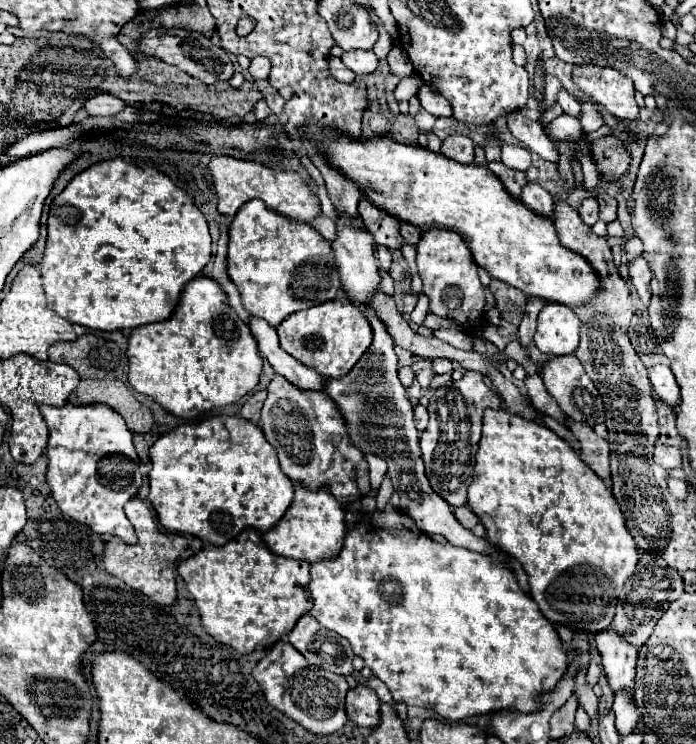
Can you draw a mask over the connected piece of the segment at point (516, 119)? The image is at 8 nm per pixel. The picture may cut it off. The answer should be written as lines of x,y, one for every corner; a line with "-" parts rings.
510,112
510,116
506,118
510,132
532,152
536,152
540,158
550,160
550,162
558,162
558,152
552,144
552,140
546,136
542,124
528,120
526,116
522,116
522,112

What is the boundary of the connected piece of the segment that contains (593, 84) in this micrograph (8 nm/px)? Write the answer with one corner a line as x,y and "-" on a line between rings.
574,66
574,82
596,104
622,120
636,120
640,108
634,100
634,84
614,68

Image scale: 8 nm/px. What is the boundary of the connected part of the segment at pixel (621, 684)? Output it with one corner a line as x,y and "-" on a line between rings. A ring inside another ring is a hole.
616,632
596,634
596,650
602,658
602,668
612,692
630,692
634,694
634,674
638,652
632,644
624,642

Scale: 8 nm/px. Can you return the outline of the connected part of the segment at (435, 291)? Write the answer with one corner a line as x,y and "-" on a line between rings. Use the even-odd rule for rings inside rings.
432,228
422,234
416,250
418,272
422,278
422,294
430,298
430,312
456,322
462,330
474,330
484,324
484,288
478,278
478,266
474,264
466,242
452,230

